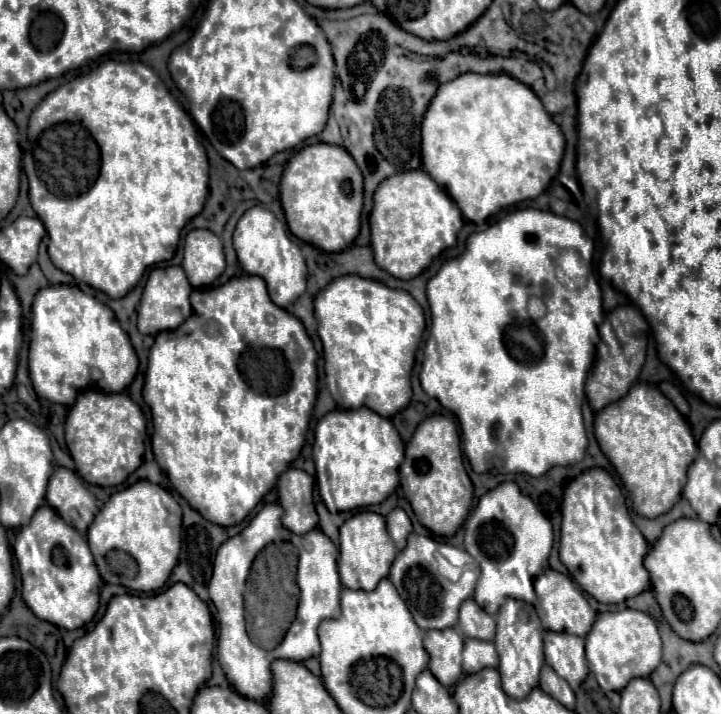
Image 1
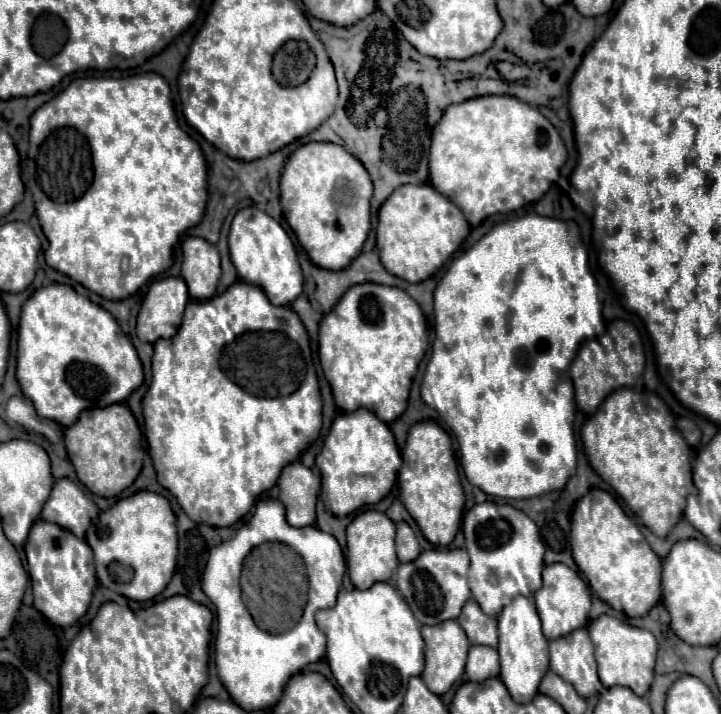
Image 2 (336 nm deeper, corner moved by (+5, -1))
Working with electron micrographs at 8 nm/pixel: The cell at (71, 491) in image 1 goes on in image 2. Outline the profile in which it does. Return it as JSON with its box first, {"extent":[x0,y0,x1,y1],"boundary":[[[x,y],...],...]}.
{"extent":[41,479,99,537],"boundary":[[[57,479],[41,511],[41,519],[55,523],[77,537],[85,537],[91,521],[99,515],[97,505],[71,479]]]}

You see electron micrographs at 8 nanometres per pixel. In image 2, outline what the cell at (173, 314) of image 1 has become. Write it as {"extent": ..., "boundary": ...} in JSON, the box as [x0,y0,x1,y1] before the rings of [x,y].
{"extent":[137,277,189,343],"boundary":[[[181,277],[153,281],[137,315],[137,337],[145,343],[171,339],[181,325],[187,301],[189,293]]]}

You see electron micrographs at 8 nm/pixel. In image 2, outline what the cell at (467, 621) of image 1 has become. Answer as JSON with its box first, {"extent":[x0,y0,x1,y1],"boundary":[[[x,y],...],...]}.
{"extent":[457,599,497,647],"boundary":[[[469,599],[465,603],[457,621],[465,629],[469,643],[497,647],[497,619],[485,615],[475,599]]]}

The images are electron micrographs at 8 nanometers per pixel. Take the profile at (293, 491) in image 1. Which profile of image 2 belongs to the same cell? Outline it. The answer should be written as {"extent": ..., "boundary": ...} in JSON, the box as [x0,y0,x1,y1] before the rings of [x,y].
{"extent":[279,461,319,527],"boundary":[[[293,461],[283,467],[279,485],[279,501],[287,509],[287,519],[293,527],[315,525],[315,503],[319,493],[319,481],[315,473],[301,461]]]}

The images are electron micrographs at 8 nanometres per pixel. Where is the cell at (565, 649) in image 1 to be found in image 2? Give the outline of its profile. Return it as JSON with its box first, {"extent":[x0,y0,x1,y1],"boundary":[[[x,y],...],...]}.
{"extent":[549,627,603,697],"boundary":[[[585,627],[549,641],[549,655],[551,671],[573,683],[581,697],[593,697],[601,691],[603,685],[597,677],[593,643]]]}

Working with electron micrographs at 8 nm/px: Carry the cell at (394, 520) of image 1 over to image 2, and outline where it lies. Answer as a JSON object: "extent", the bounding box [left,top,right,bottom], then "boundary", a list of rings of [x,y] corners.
{"extent":[395,523,421,563],"boundary":[[[397,523],[397,541],[395,543],[397,543],[397,557],[401,563],[409,563],[409,561],[417,559],[417,555],[421,553],[417,537],[407,523]]]}

